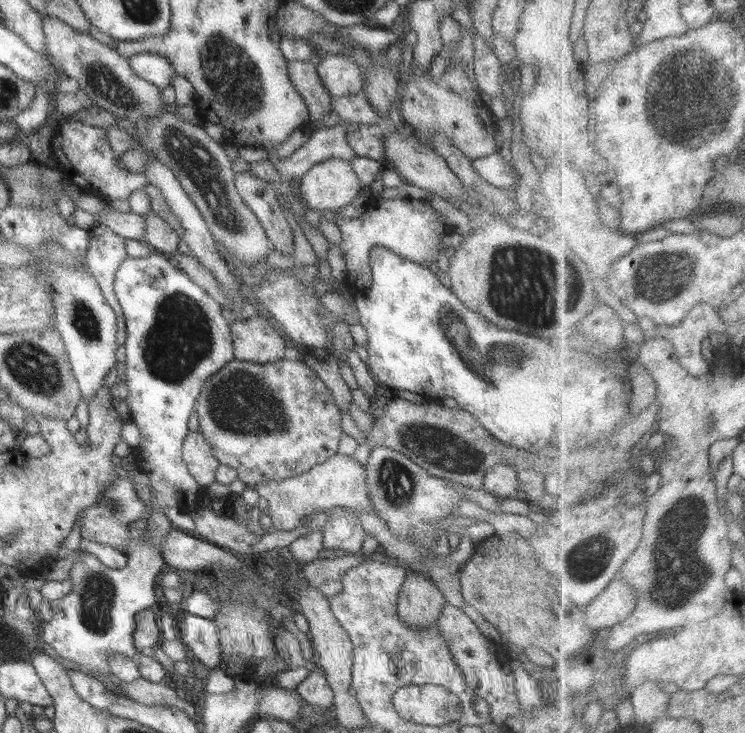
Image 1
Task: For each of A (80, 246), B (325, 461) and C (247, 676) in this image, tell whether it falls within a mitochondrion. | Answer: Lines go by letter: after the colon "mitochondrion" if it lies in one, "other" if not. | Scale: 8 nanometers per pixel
A: other
B: other
C: other

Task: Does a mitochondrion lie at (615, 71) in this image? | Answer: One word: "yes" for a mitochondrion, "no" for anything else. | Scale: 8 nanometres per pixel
no

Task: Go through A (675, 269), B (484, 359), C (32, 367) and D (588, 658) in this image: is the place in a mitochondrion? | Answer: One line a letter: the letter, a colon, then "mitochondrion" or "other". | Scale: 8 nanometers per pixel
A: mitochondrion
B: mitochondrion
C: mitochondrion
D: other

